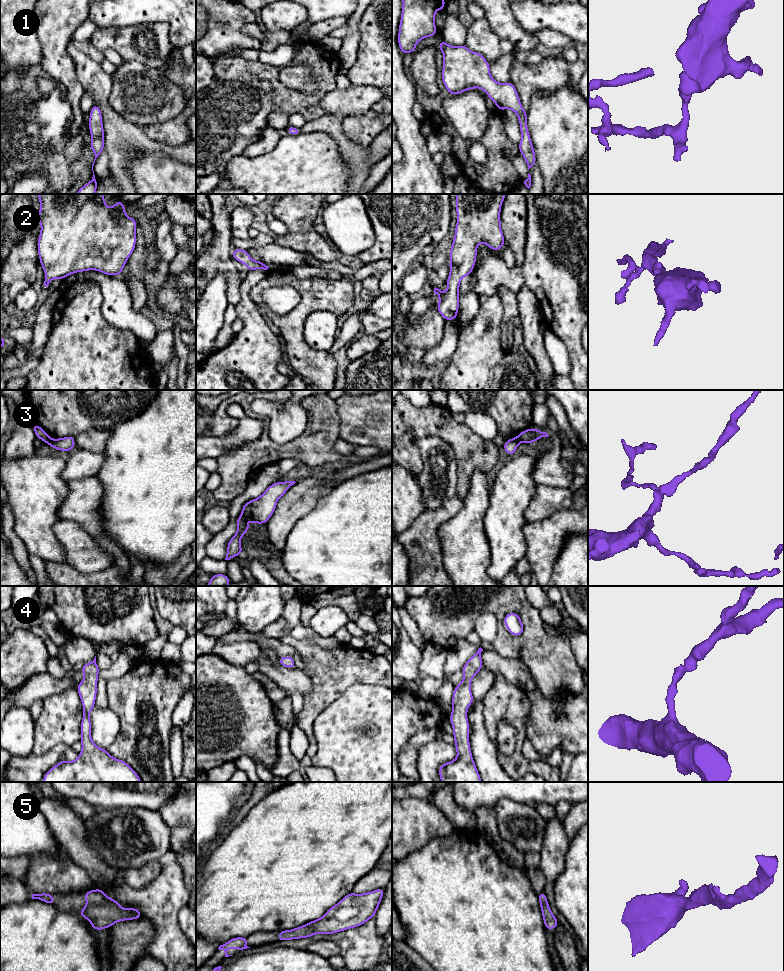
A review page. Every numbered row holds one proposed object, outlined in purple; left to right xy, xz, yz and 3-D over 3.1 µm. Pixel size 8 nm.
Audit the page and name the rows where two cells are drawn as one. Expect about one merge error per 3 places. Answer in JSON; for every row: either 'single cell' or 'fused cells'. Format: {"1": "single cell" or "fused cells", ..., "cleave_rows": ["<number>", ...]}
{"1": "single cell", "2": "single cell", "3": "fused cells", "4": "single cell", "5": "single cell", "cleave_rows": ["3"]}

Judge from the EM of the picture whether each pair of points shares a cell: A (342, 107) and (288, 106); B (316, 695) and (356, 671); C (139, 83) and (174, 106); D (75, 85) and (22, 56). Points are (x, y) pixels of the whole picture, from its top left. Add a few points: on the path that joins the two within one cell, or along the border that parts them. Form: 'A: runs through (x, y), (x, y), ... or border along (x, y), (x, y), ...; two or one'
A: border along (336, 88), (329, 91), (321, 101), (326, 113); two
B: runs through (326, 686), (341, 671), (346, 671); one
C: runs through (148, 92), (155, 99), (165, 100); one
D: border along (39, 41), (42, 47), (41, 64); two

